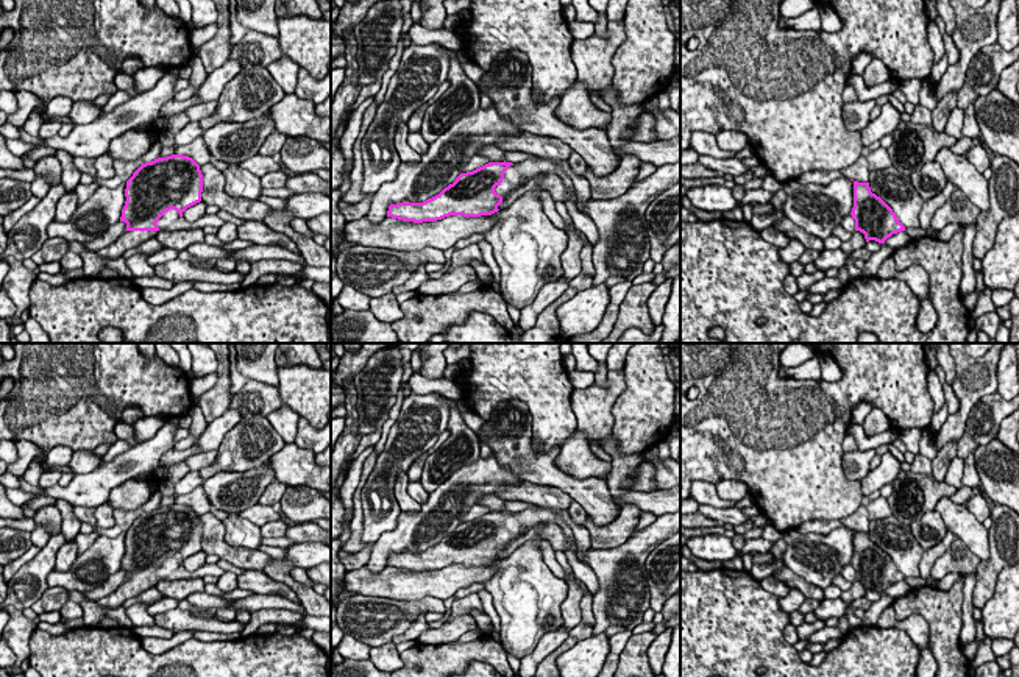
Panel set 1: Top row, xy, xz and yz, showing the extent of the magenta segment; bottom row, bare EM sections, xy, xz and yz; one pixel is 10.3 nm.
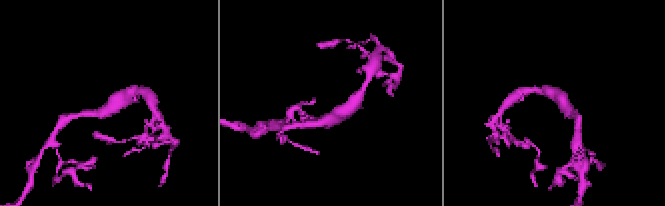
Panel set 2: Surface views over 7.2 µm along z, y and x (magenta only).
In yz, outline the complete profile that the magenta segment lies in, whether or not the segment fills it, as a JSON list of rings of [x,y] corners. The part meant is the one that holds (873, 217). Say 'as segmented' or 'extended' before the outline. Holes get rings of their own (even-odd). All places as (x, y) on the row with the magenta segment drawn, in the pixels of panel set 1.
as segmented; [[[854,181],[854,207],[850,215],[855,220],[855,231],[863,232],[866,242],[885,243],[893,234],[905,231],[893,209],[871,192],[869,183]]]

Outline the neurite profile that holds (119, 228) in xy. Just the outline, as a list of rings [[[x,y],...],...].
[[[117,222],[101,237],[98,237],[92,242],[86,242],[84,246],[89,251],[100,251],[101,248],[106,248],[112,242],[115,242],[125,231],[126,231],[126,223],[125,222]]]

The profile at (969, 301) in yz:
[[[983,271],[977,273],[977,290],[974,293],[963,296],[963,304],[969,310],[969,314],[975,309],[978,295],[986,289],[983,282]]]

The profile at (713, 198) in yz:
[[[719,184],[705,187],[693,187],[687,190],[691,204],[707,212],[732,211],[738,201],[733,198],[732,189]]]

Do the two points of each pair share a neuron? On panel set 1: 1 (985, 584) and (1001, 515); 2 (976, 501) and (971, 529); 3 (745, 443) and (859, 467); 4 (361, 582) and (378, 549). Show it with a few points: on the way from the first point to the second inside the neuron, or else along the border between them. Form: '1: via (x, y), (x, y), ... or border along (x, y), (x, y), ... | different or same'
1: via (993, 567), (1001, 556), (1001, 532) | same
2: border along (963, 504), (980, 523) | different
3: border along (843, 453), (843, 473), (857, 484) | different
4: border along (364, 567), (373, 573), (379, 573), (387, 567) | different

